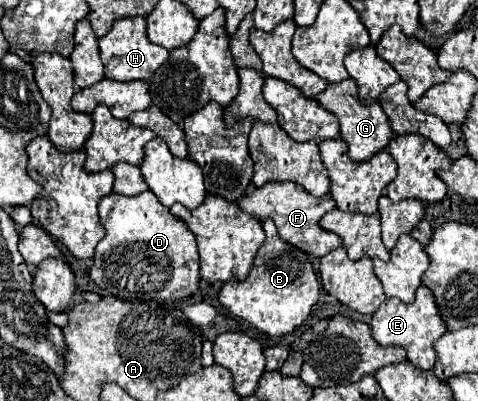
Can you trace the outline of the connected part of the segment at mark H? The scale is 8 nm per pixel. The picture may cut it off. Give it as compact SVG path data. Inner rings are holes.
M134 16L134 18L122 18L112 24L112 30L98 40L100 56L104 62L104 74L110 80L116 82L130 82L130 80L148 80L152 78L154 70L164 64L168 58L168 50L162 46L156 46L146 36L146 18Z

